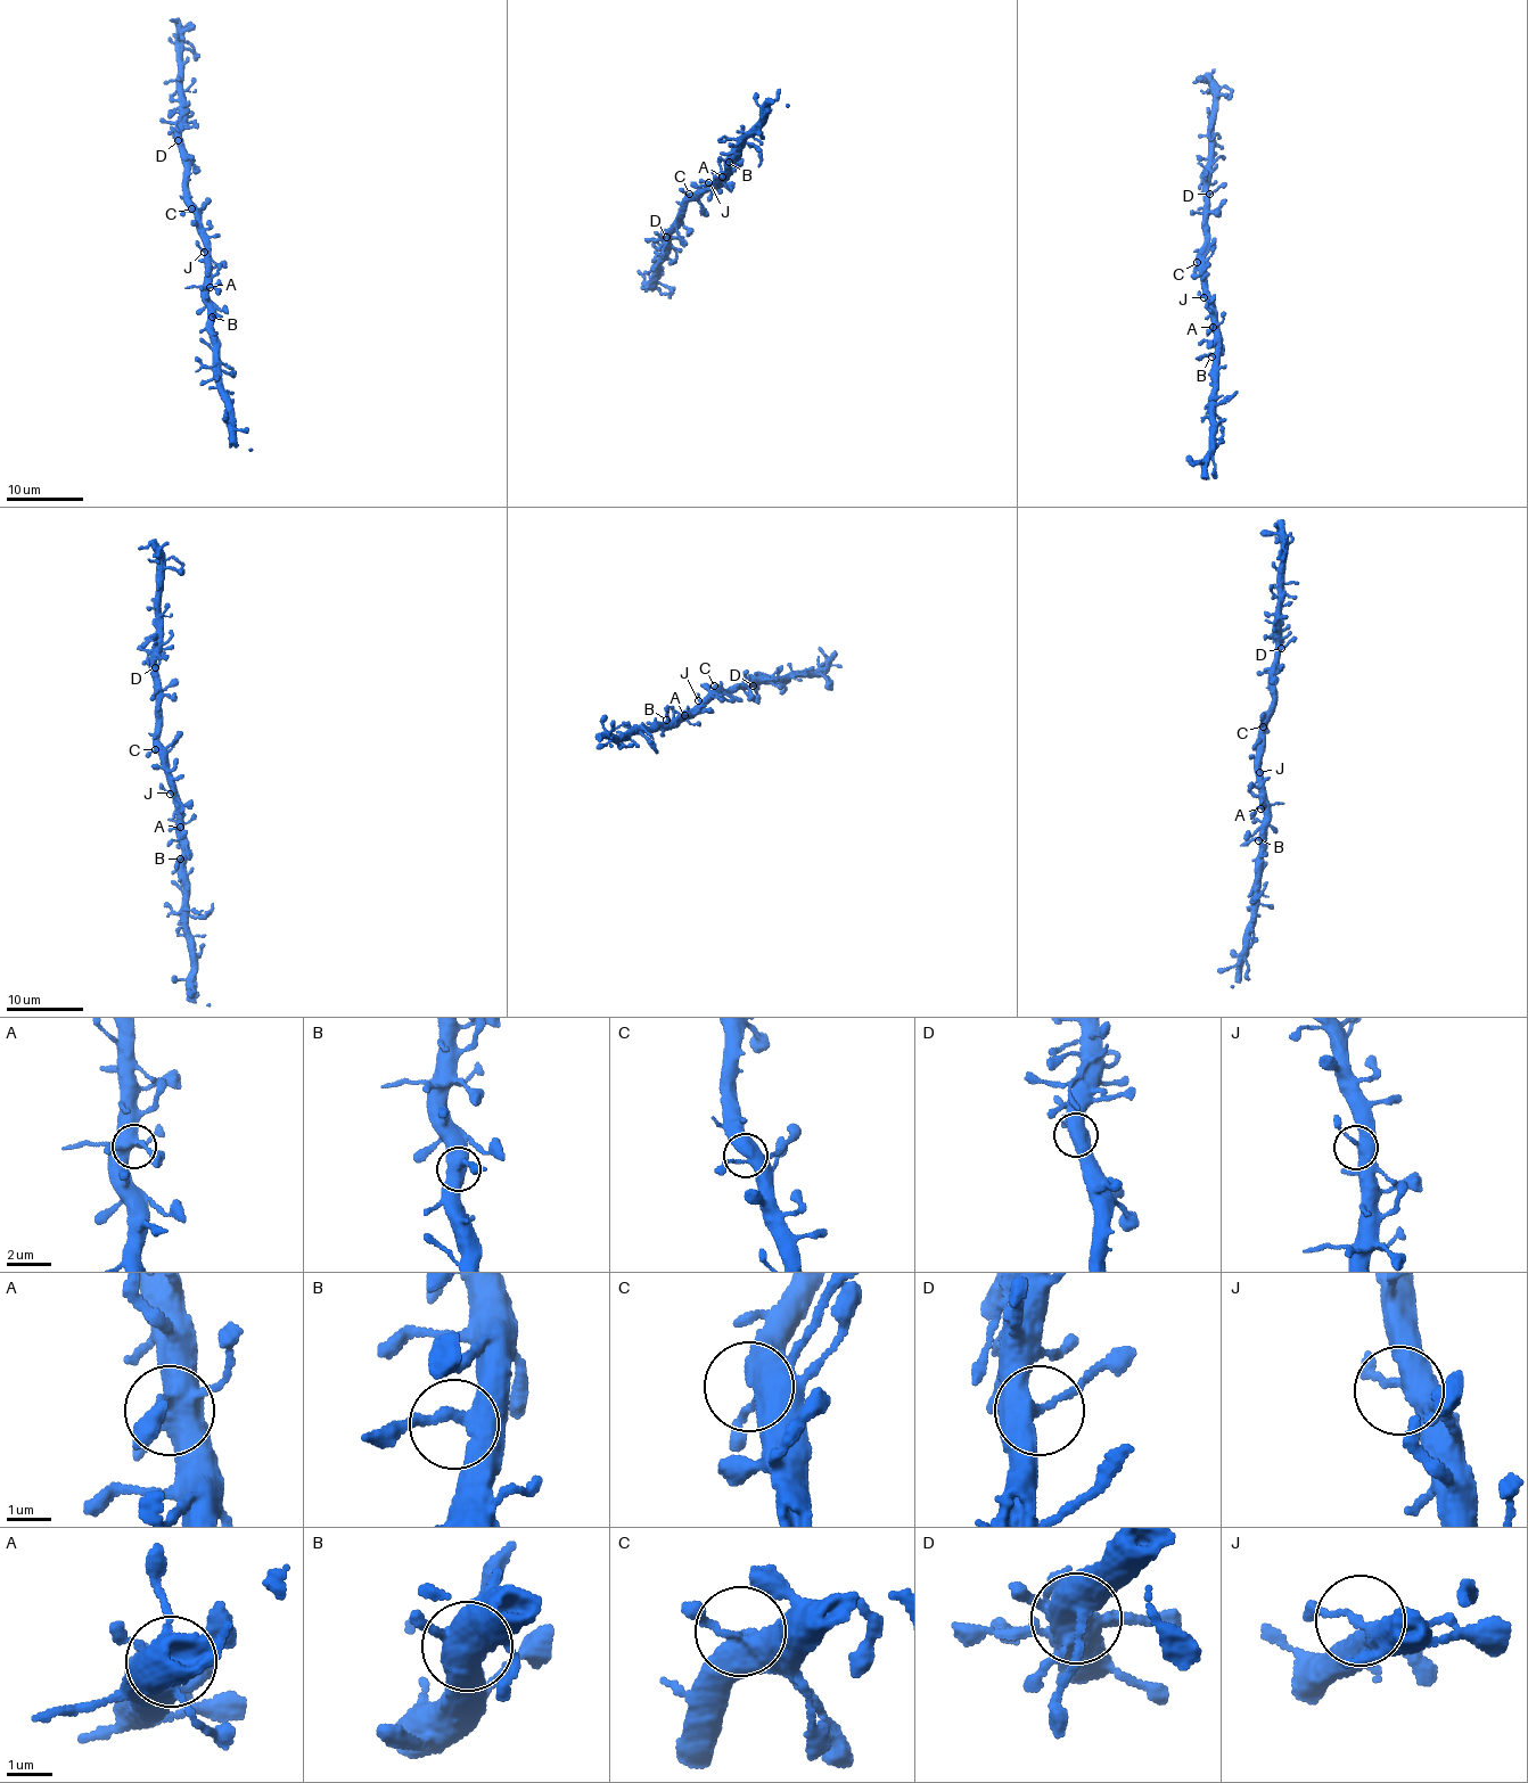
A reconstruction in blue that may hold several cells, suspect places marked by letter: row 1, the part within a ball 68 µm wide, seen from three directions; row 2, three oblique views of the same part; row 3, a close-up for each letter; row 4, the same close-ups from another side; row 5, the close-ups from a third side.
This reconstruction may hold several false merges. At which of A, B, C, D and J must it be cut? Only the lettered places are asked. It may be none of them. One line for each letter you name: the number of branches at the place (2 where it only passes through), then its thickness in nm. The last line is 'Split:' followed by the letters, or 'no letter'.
Split: no letter

